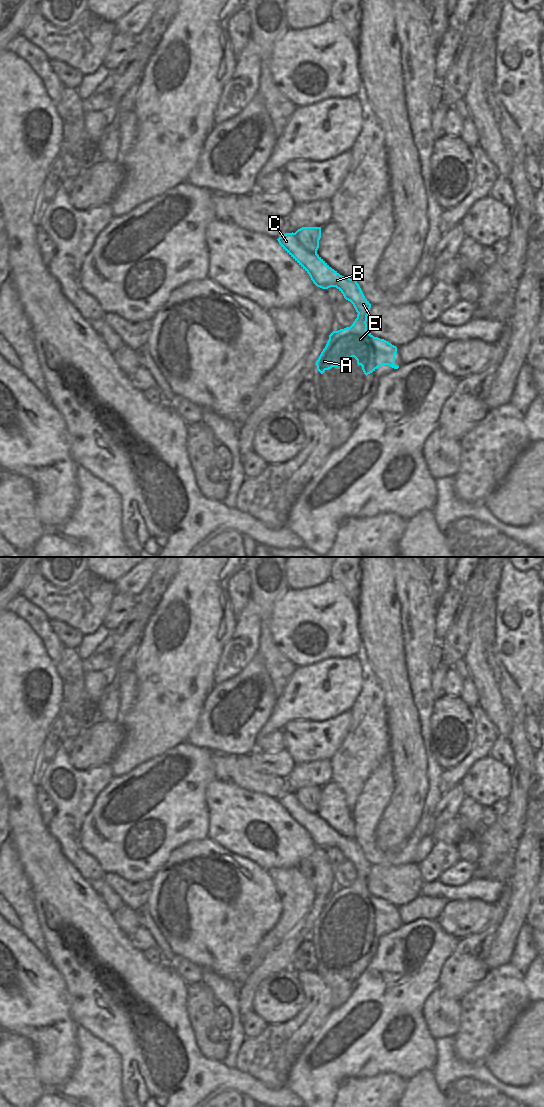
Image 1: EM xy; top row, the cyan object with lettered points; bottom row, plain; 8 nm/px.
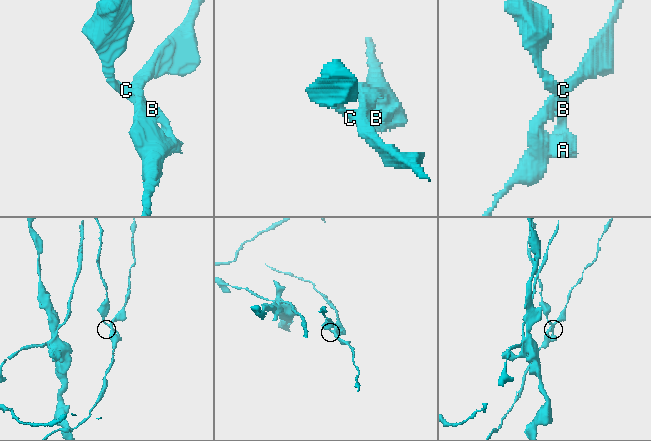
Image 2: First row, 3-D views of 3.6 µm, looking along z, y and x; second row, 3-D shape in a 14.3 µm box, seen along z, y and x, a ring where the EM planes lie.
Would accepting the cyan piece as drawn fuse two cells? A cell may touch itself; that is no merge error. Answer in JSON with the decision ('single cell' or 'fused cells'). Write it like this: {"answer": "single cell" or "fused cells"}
{"answer": "fused cells"}

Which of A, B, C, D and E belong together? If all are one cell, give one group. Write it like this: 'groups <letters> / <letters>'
groups A D / B C E

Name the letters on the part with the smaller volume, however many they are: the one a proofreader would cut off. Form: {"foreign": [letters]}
{"foreign": ["A", "D"]}

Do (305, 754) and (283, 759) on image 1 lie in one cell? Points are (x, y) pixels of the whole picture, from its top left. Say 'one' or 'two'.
two

